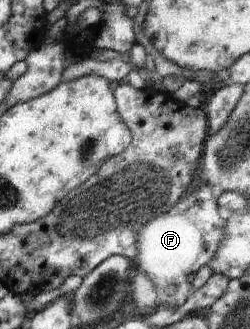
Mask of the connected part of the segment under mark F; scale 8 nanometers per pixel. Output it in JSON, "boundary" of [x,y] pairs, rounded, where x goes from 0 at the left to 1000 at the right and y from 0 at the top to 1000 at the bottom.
{"boundary":[[[812,559],[756,599],[728,599],[676,641],[644,647],[592,672],[552,717],[552,760],[536,805],[552,821],[580,827],[612,854],[628,888],[628,933],[704,942],[720,936],[768,888],[768,848],[780,833],[860,781],[876,748],[888,742],[896,696],[904,693],[904,650],[888,644],[868,608],[852,602],[848,562]]]}

